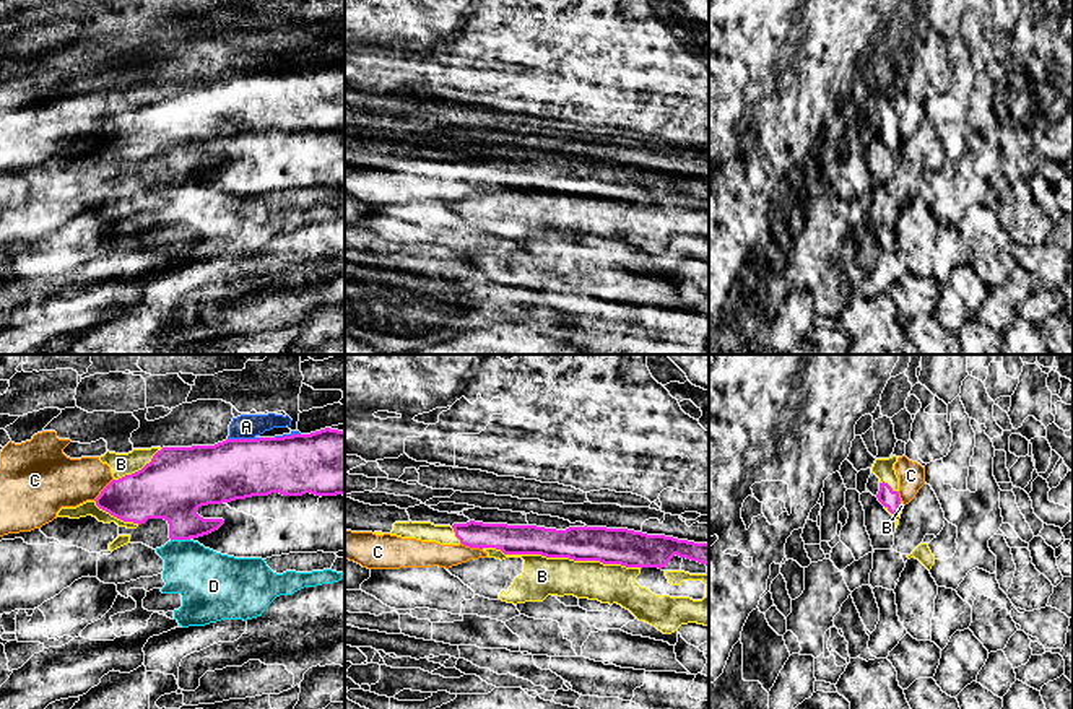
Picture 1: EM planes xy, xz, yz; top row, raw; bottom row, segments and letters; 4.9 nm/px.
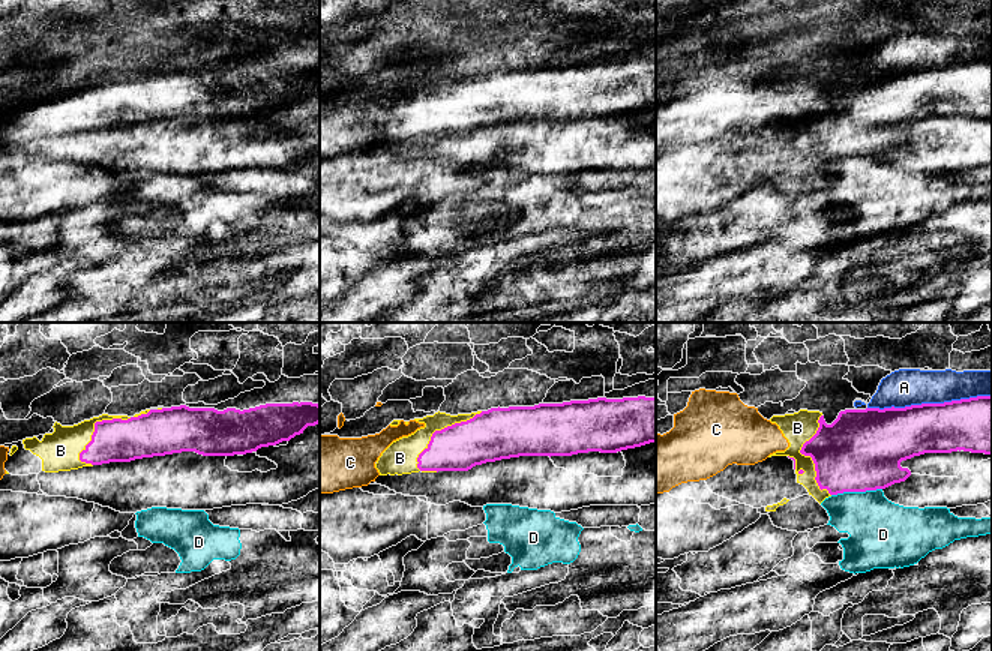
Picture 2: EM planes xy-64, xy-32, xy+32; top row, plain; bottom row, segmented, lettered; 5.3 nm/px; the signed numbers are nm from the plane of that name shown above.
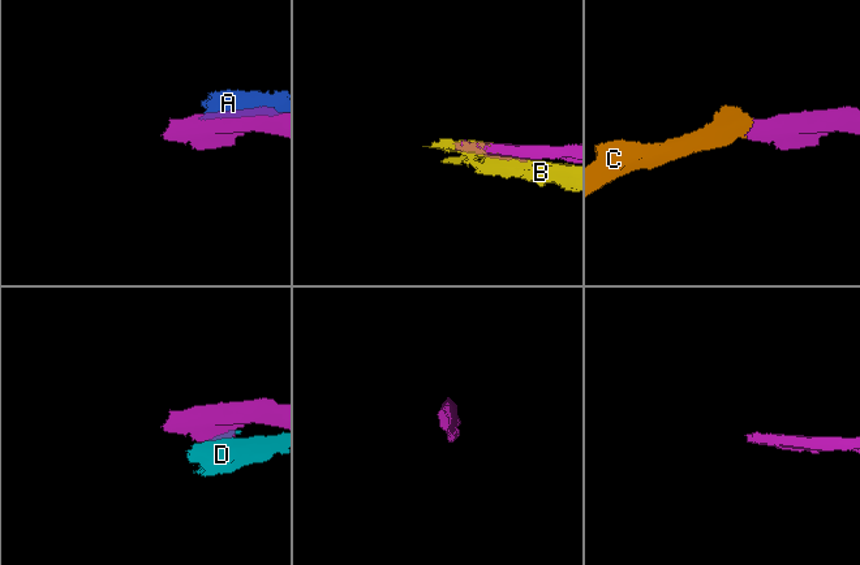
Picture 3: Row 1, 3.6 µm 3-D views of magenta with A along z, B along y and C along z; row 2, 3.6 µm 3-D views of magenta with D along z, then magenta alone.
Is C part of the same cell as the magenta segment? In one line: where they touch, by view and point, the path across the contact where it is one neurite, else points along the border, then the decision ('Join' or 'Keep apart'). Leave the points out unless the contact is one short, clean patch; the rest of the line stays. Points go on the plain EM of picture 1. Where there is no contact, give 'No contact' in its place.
Touches magenta at xz (472, 182). Path across: xz (509, 174), (480, 174), (472, 182), (462, 189), (423, 189). Join

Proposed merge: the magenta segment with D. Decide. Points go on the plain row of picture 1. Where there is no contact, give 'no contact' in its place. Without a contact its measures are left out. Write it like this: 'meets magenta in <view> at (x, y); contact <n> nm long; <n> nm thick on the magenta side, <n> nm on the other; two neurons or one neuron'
meets magenta in xy at (181, 174); contact 100 nm long; 300 nm thick on the magenta side, 300 nm on the other; two neurons

